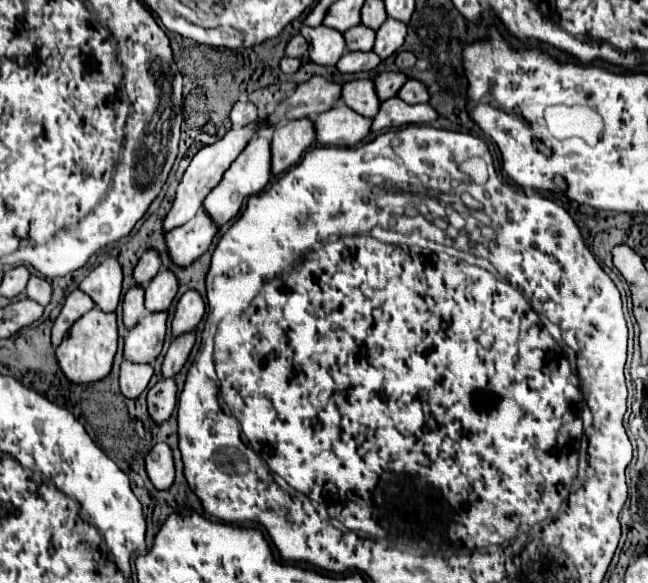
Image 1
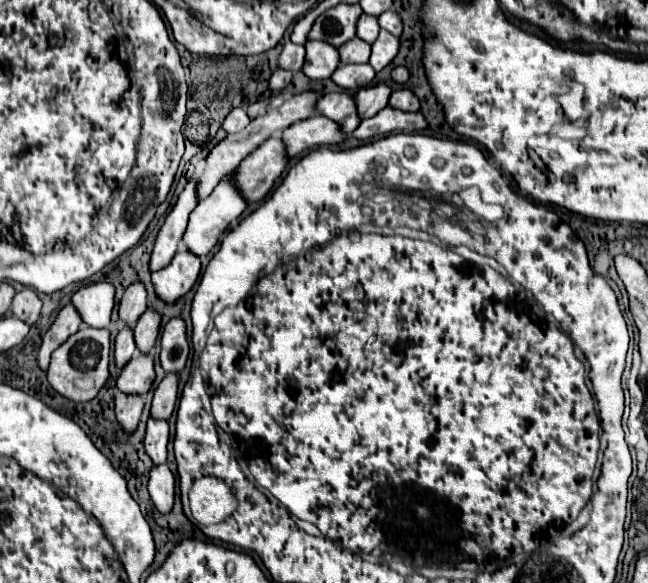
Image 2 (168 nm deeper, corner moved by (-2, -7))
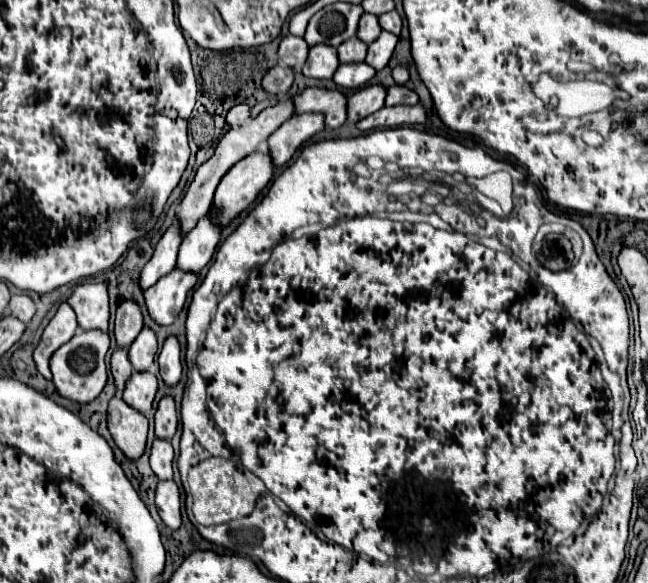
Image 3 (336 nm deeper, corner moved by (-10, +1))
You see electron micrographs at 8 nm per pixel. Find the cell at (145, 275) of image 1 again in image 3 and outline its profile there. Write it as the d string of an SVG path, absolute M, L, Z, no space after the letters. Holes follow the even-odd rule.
M126 300L116 310L116 322L114 322L114 336L118 342L118 348L130 348L136 336L142 330L142 312L140 308Z

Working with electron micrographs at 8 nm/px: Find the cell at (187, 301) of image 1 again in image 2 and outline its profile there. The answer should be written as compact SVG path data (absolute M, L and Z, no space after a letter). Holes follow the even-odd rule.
M172 318L164 326L160 362L164 372L178 372L186 366L190 354L190 344L186 336L186 322L182 318Z

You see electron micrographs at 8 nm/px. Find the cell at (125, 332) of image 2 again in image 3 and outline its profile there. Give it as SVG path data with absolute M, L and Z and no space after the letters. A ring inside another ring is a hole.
M116 350L112 354L112 360L110 360L110 372L114 376L114 386L116 386L116 392L122 392L126 382L130 380L132 376L132 366L128 364L128 350Z

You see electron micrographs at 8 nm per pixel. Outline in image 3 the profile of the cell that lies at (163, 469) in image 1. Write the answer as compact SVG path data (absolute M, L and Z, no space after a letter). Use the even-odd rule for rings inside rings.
M174 480L158 482L156 488L156 508L162 518L162 522L170 530L180 528L180 490L174 484Z

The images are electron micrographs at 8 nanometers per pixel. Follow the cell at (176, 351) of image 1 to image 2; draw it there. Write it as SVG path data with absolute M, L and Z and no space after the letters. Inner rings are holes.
M168 372L166 374L166 378L160 382L160 386L154 392L152 416L170 418L170 414L176 406L176 398L178 398L178 382L180 382L178 372Z

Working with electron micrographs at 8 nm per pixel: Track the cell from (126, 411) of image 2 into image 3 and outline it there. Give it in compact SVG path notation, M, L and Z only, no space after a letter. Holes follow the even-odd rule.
M114 396L108 406L108 432L126 458L138 460L146 446L148 418L128 408L120 396Z

